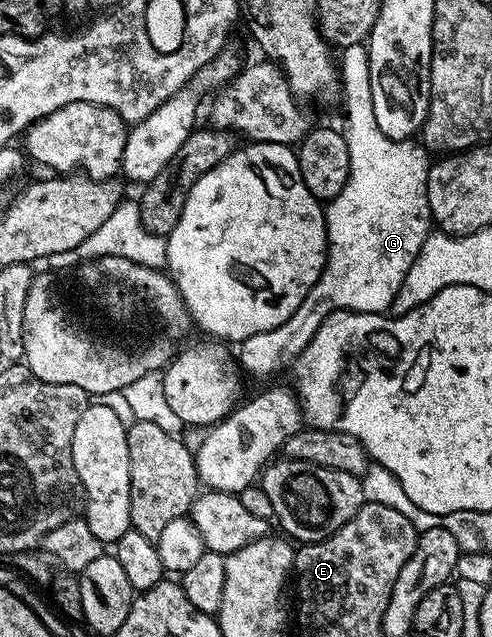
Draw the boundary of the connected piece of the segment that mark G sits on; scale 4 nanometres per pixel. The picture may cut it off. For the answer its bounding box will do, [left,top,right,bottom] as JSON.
[239,42,432,377]

